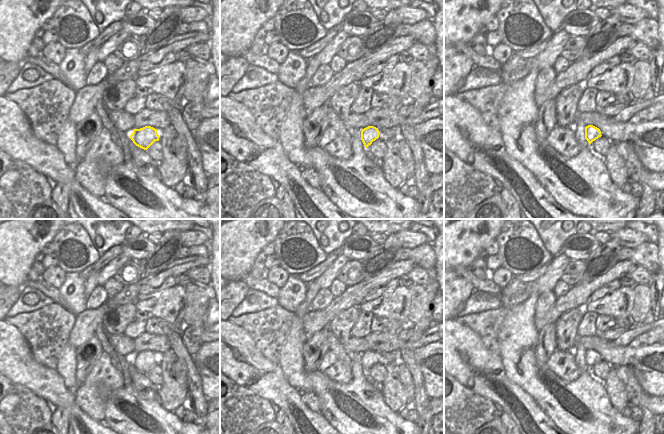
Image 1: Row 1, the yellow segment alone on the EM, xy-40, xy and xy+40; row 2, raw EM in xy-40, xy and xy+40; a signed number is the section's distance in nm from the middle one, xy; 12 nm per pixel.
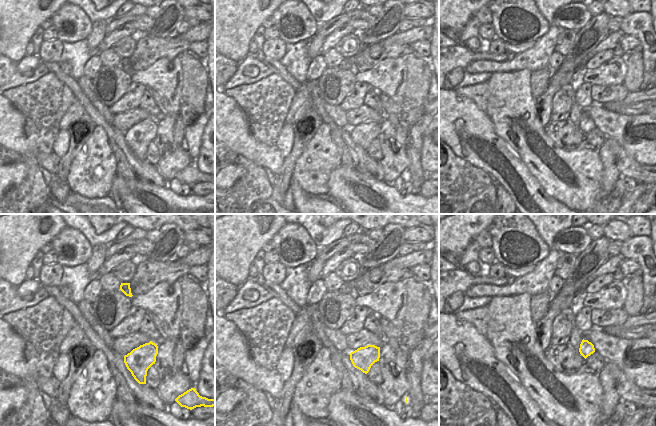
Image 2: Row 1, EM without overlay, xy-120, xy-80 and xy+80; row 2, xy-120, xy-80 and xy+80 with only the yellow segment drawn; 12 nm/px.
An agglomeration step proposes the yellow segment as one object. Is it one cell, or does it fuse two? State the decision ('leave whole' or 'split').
leave whole

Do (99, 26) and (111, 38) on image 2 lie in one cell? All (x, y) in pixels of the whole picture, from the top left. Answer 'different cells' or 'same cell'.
different cells

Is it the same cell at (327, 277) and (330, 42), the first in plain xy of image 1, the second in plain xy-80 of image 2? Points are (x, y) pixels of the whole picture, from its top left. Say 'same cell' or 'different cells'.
same cell

